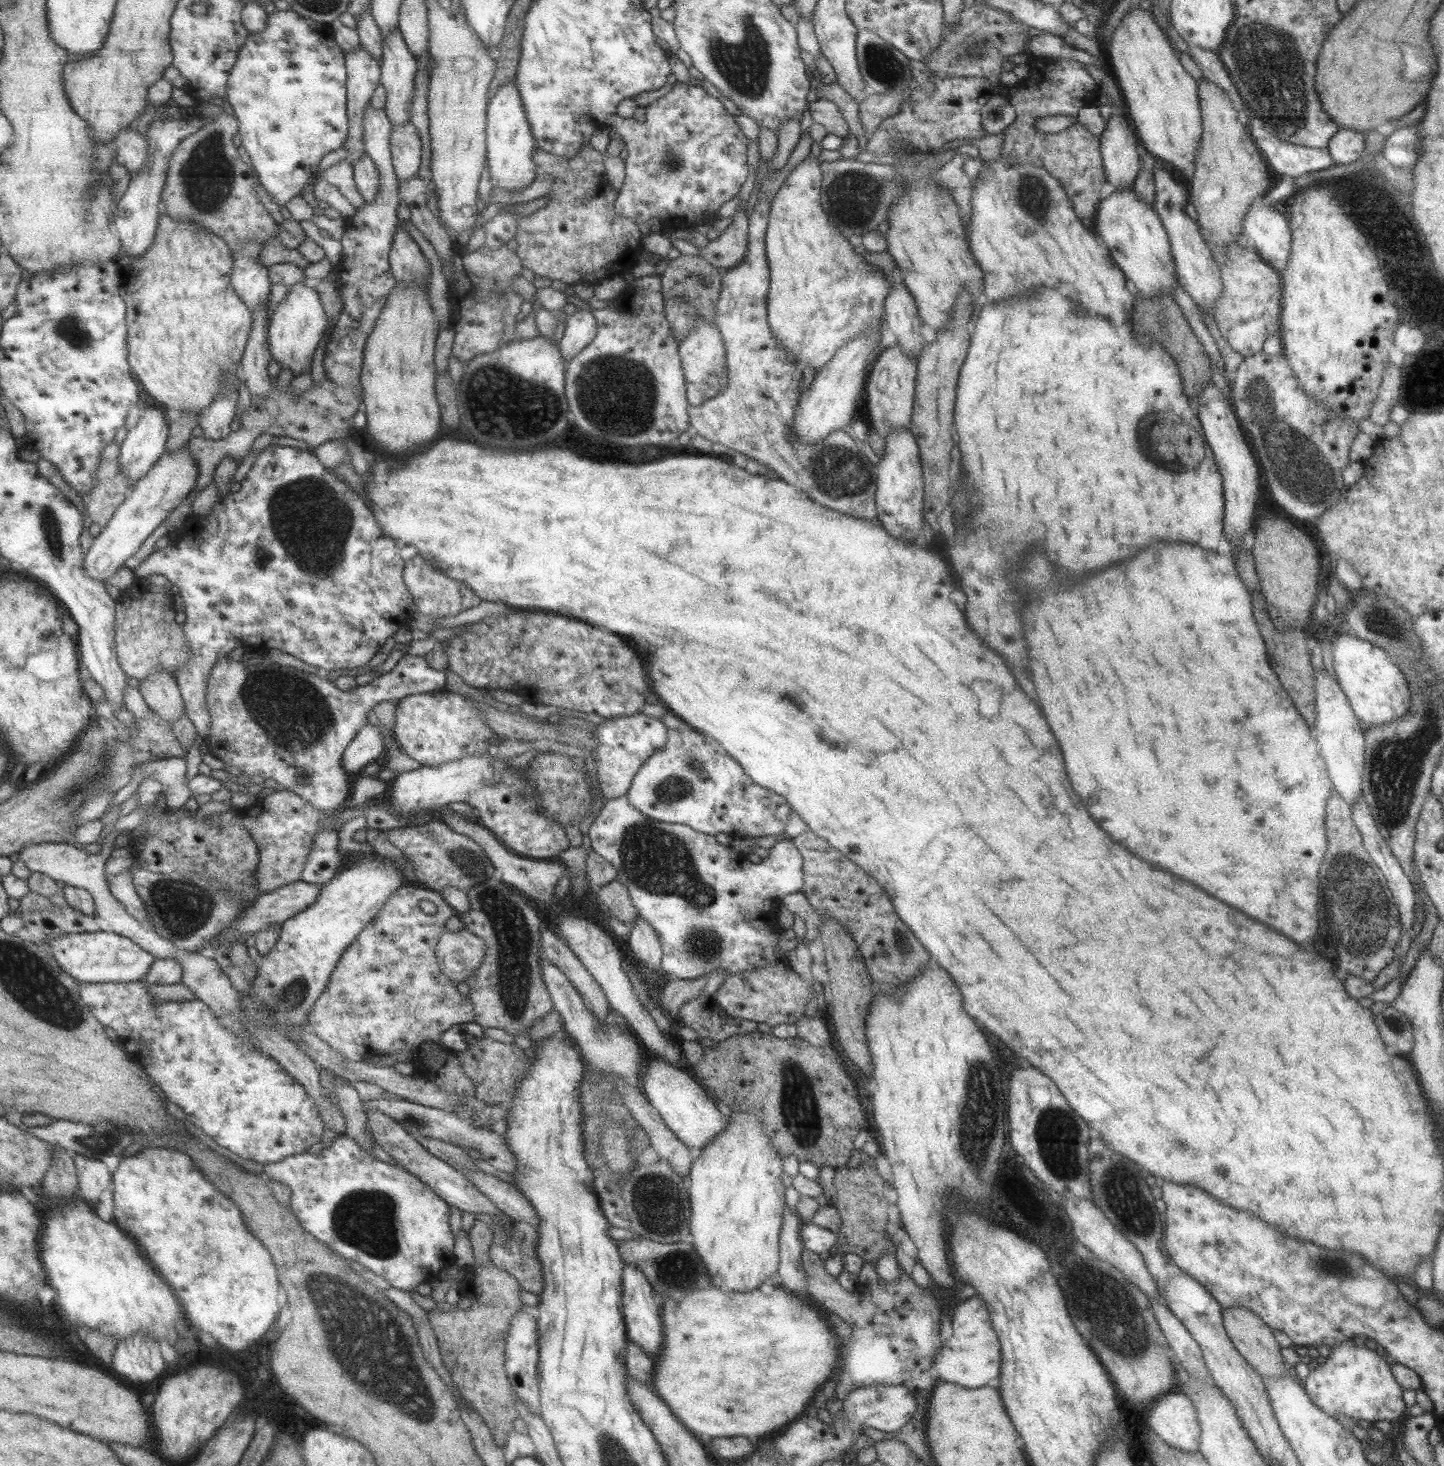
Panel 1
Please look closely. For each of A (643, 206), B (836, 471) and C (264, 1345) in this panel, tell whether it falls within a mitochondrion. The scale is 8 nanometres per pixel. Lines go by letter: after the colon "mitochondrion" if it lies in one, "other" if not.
A: other
B: mitochondrion
C: other

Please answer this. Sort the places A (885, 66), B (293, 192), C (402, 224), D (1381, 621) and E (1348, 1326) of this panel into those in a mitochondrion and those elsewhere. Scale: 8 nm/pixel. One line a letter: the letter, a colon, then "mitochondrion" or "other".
A: mitochondrion
B: other
C: other
D: mitochondrion
E: other

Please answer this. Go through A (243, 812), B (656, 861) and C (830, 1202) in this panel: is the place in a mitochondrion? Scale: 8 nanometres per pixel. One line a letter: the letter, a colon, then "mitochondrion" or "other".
A: other
B: mitochondrion
C: other

